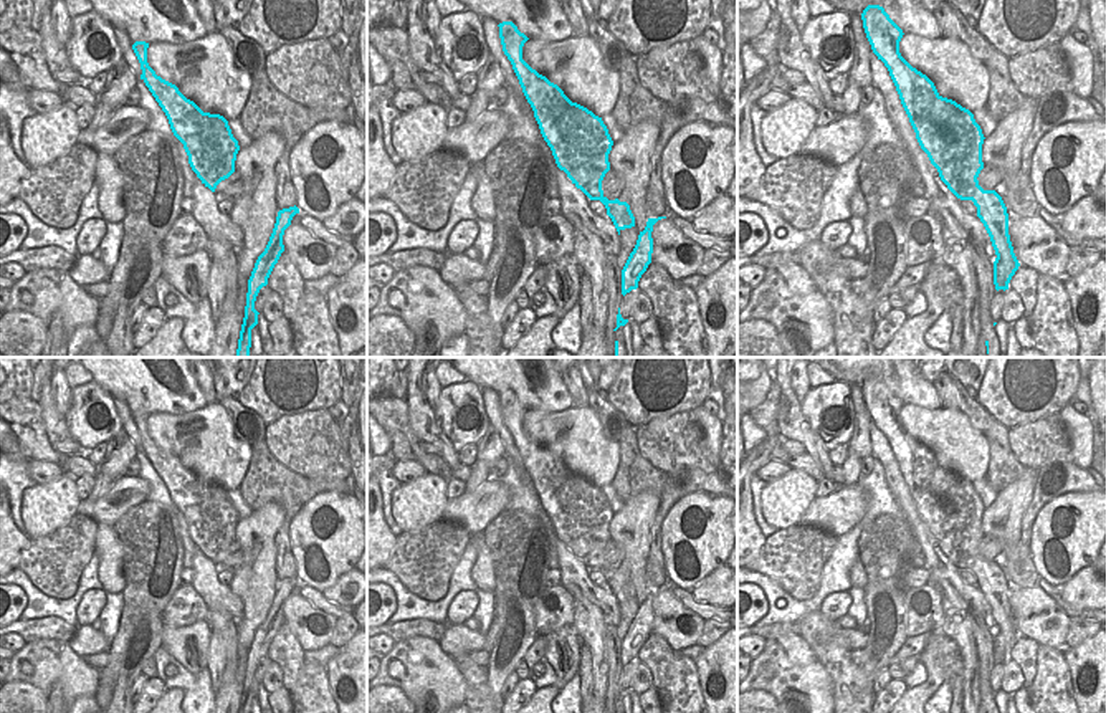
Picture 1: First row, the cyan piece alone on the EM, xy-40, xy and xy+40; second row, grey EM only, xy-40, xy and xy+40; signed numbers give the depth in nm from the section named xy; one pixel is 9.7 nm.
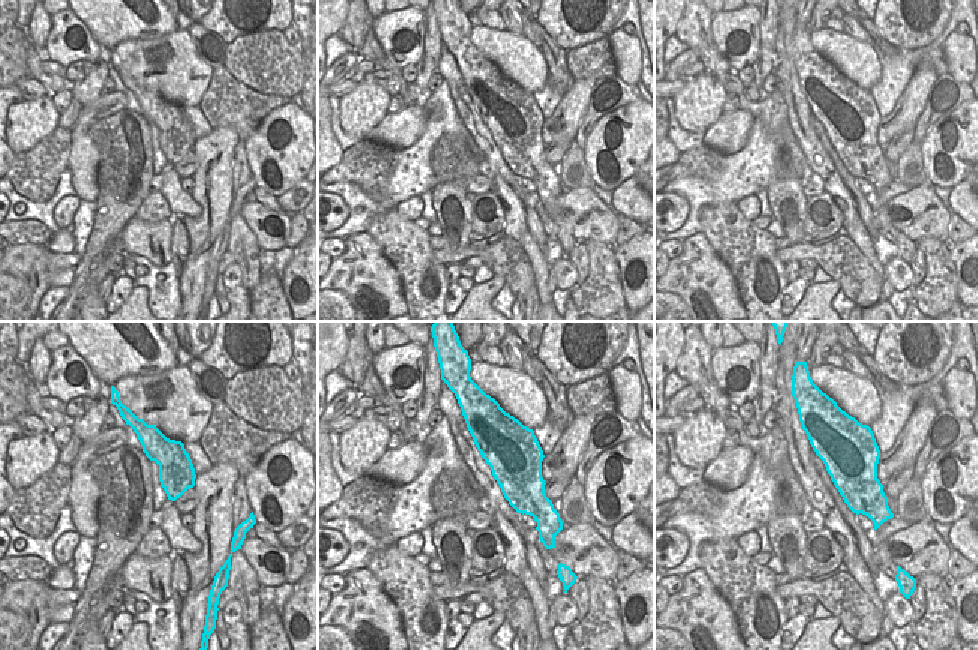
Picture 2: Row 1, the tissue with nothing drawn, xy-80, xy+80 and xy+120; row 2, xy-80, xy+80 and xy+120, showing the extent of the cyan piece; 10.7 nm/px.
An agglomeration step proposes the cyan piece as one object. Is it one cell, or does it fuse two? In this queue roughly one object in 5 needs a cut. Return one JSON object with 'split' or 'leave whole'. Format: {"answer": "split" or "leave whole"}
{"answer": "split"}

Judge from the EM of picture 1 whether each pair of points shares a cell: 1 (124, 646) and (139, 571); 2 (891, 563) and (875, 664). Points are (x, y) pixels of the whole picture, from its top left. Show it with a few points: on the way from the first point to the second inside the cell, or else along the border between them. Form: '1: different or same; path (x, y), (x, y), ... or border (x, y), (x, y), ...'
1: same; path (139, 627), (139, 589)
2: same; path (886, 588), (885, 639)

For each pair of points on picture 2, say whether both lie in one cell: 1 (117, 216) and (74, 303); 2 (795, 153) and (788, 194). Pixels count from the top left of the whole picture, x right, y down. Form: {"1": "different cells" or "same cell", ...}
{"1": "same cell", "2": "different cells"}

